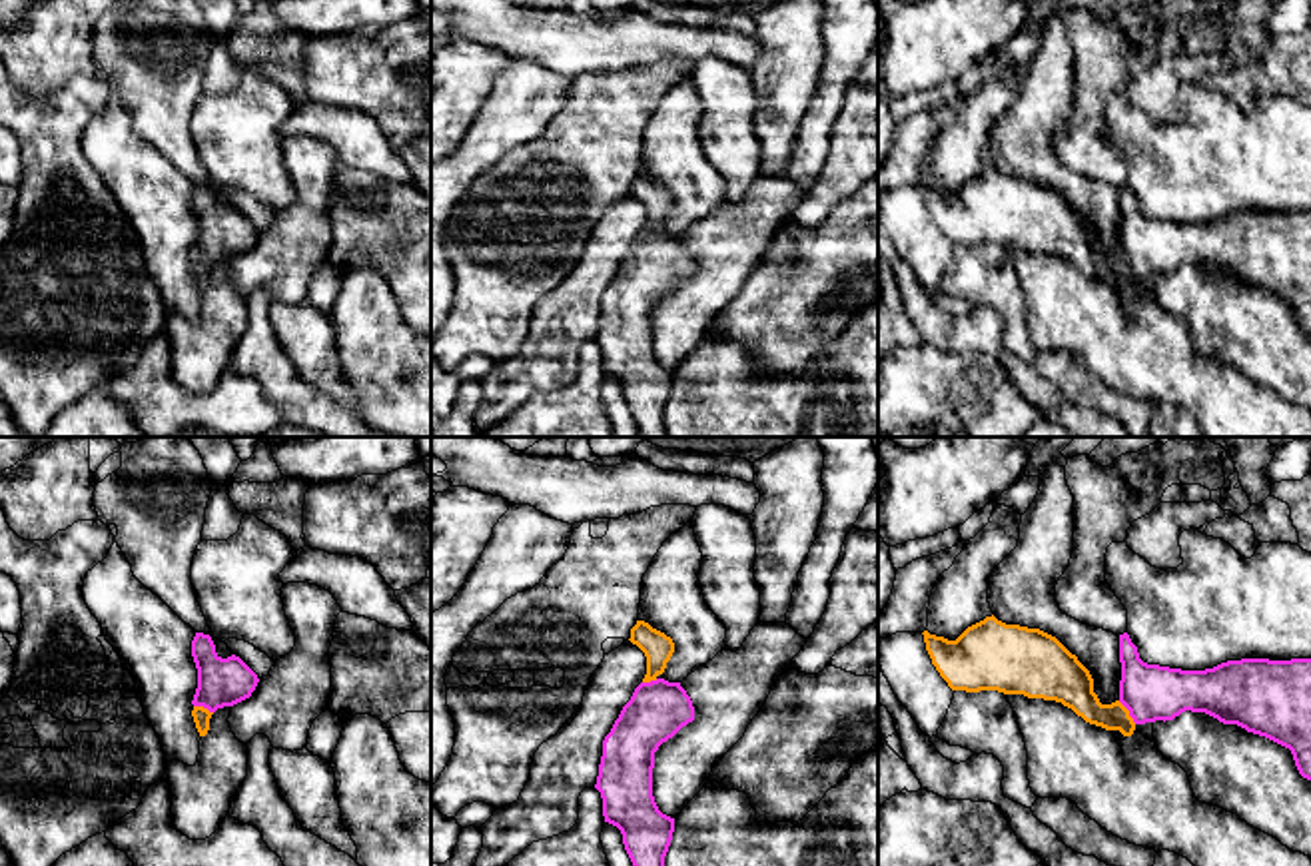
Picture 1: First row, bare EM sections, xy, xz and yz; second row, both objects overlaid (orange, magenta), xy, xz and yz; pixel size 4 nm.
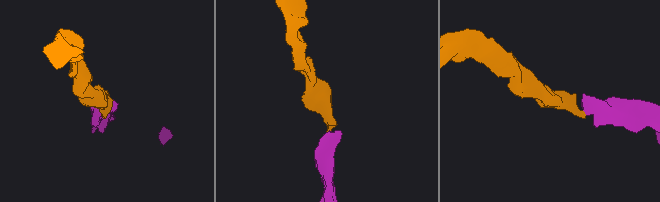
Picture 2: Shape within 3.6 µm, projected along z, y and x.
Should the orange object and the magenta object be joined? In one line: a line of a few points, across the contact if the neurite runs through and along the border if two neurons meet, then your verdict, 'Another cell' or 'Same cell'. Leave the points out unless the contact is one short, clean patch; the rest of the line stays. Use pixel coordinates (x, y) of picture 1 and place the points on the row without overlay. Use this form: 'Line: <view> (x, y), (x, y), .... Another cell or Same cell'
Line: yz (1072, 240), (1098, 266), (1128, 266), (1150, 246). Same cell

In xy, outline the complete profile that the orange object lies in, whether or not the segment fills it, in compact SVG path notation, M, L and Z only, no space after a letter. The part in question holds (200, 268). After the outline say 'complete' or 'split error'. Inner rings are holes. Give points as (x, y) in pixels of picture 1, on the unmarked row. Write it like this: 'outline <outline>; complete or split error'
outline M196 186L192 194L192 210L198 221L192 269L200 289L206 289L212 267L249 251L259 231L239 210L221 212L212 190L204 186Z; split error

